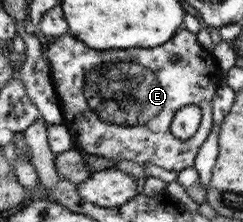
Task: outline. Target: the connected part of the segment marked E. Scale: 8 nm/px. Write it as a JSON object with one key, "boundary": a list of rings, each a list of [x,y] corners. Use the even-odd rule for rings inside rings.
{"boundary":[[[180,29],[168,43],[154,49],[132,49],[130,55],[128,49],[94,51],[78,39],[74,39],[74,35],[70,33],[44,45],[54,89],[61,103],[64,117],[62,124],[68,128],[71,136],[75,137],[78,147],[84,153],[113,159],[116,162],[128,159],[141,166],[152,163],[174,172],[194,167],[198,150],[212,129],[213,97],[226,76],[218,67],[218,61],[213,54],[200,45],[194,33]],[[188,105],[197,106],[201,110],[201,122],[194,137],[182,141],[172,135],[170,125],[175,114]]]}

